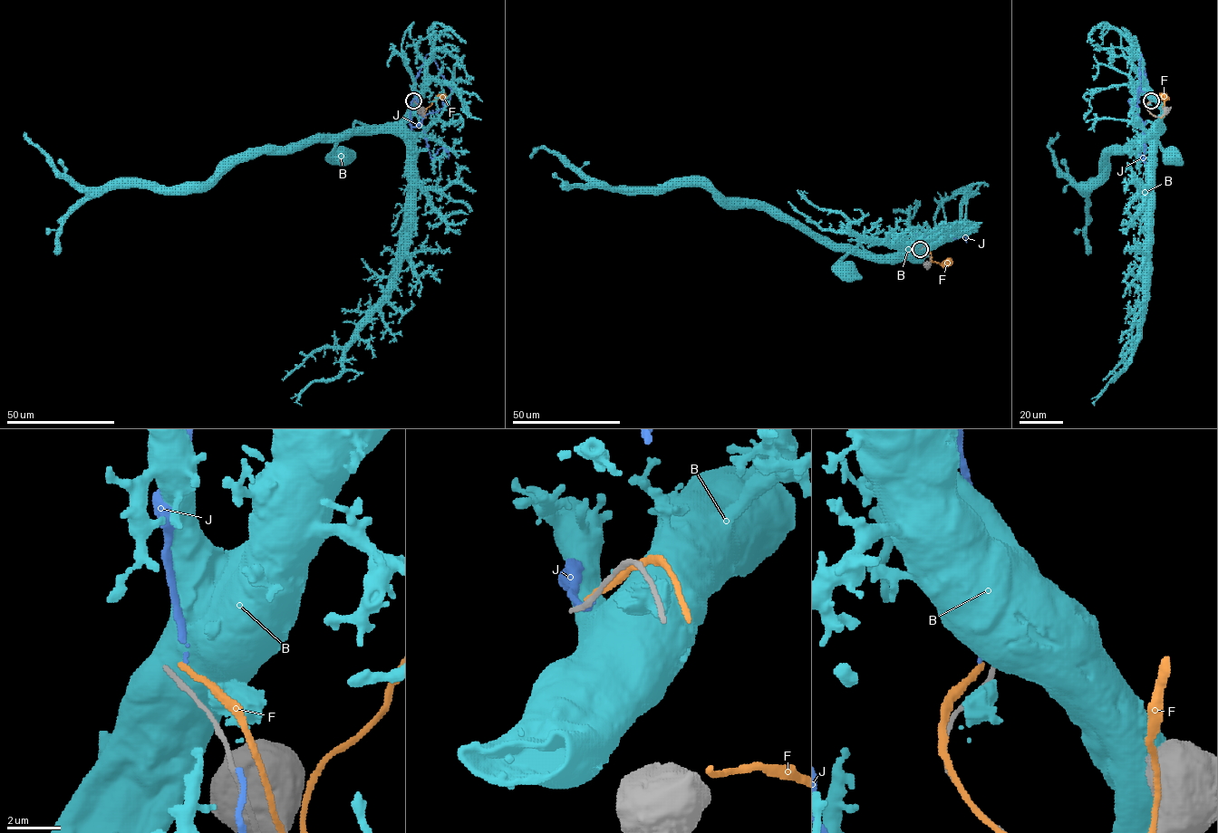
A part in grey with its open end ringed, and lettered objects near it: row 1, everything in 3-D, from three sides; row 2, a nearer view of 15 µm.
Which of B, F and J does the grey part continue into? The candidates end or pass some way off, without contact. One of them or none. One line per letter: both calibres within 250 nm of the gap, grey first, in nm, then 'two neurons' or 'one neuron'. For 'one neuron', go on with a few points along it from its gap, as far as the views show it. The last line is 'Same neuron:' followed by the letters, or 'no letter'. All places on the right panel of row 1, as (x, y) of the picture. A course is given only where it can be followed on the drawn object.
B: 180 nm thick on the grey side, 800 nm on the other; two neurons
F: 180 nm thick on the grey side, 220 nm on the other; two neurons
J: 180 nm thick on the grey side, 110 nm on the other; two neurons
Same neuron: no letter

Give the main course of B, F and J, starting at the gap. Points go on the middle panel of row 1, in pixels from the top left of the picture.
B: (922, 250), (917, 259), (912, 253), (917, 248)
F: (921, 248), (928, 246), (931, 263), (952, 263)
J: (922, 248), (928, 241), (957, 236), (935, 231), (917, 238), (917, 229), (929, 242), (954, 239)

